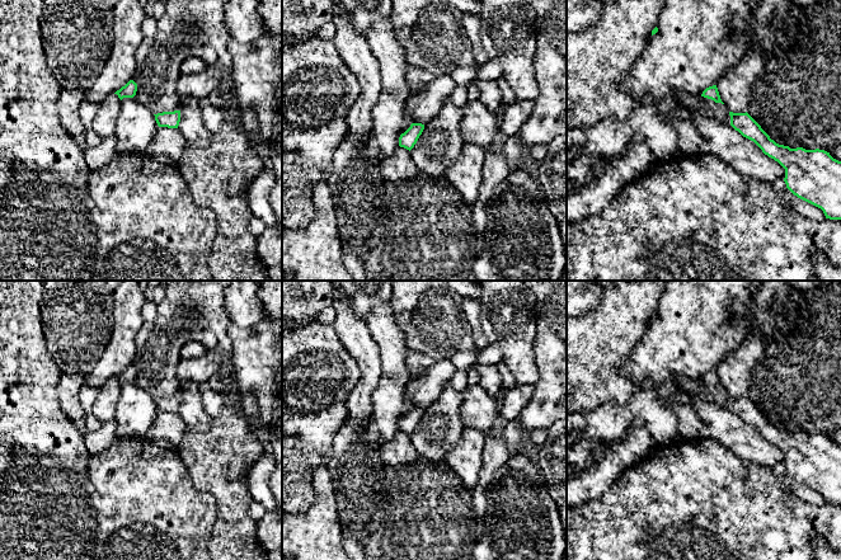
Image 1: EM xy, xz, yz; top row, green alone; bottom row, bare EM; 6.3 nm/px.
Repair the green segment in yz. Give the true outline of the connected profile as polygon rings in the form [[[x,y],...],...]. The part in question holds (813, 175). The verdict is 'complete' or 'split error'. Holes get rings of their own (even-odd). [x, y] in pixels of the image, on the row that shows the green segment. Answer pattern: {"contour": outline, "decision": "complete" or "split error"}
{"contour": [[[717,85],[706,88],[701,97],[700,108],[705,116],[730,124],[743,137],[753,141],[765,155],[777,161],[785,169],[784,182],[794,196],[821,208],[826,218],[841,220],[841,161],[833,159],[824,150],[790,149],[776,143],[747,112],[730,112],[722,102]]], "decision": "split error"}

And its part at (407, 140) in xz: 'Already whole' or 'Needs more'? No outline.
Already whole

